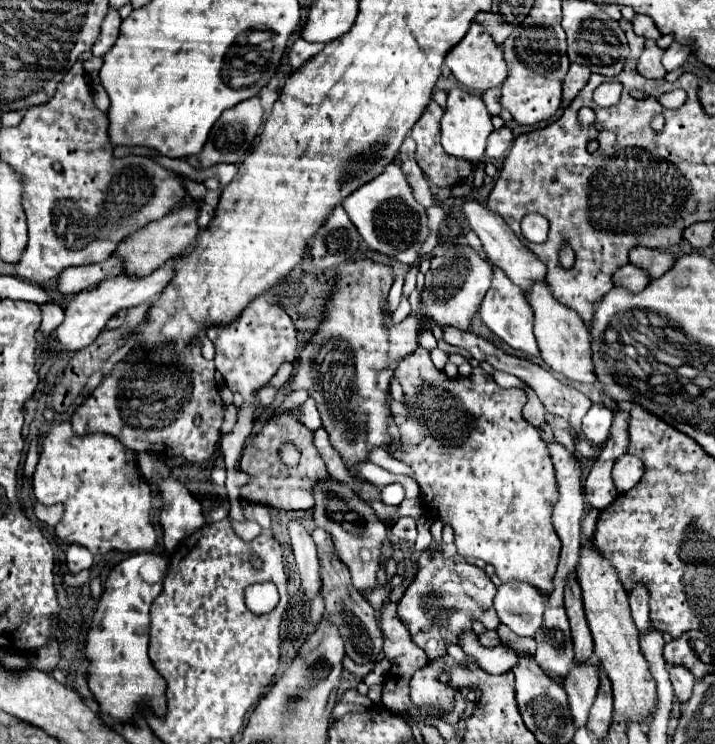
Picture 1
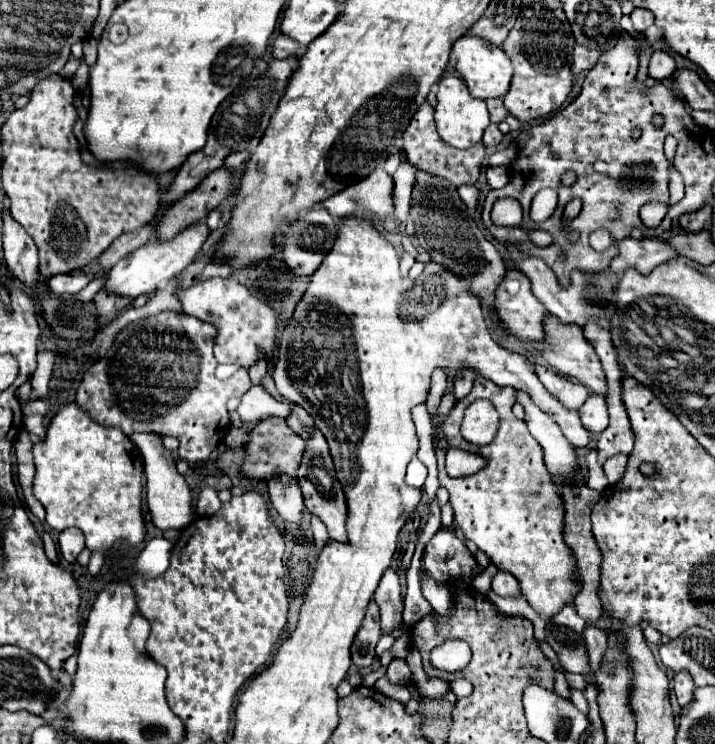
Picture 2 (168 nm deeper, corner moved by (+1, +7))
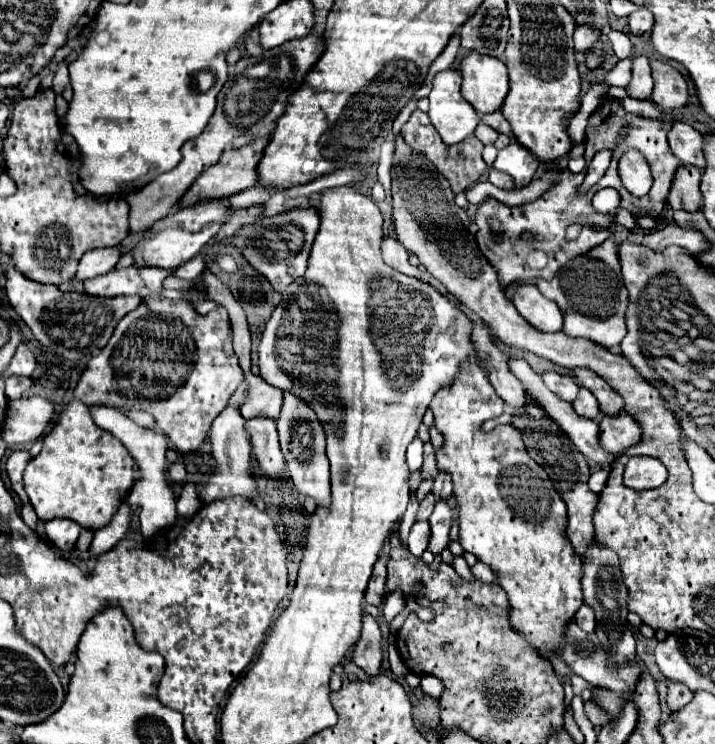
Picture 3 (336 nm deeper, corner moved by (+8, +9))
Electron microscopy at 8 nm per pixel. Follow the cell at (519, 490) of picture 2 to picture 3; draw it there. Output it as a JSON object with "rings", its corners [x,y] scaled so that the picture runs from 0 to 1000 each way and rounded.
{"rings":[[[656,487],[650,492],[645,492],[639,508],[634,511],[634,515],[627,520],[618,522],[607,531],[600,548],[604,551],[608,573],[614,581],[620,581],[622,586],[622,597],[617,605],[611,605],[611,624],[614,624],[614,632],[622,632],[631,637],[634,642],[634,661],[636,661],[636,669],[639,669],[639,683],[642,683],[642,699],[645,699],[645,712],[642,712],[642,728],[648,734],[650,742],[659,742],[670,750],[670,755],[681,758],[690,772],[695,774],[695,785],[709,796],[709,804],[712,804],[712,836],[717,839],[717,844],[748,871],[748,876],[757,882],[757,884],[771,884],[771,882],[779,882],[782,879],[782,871],[787,866],[787,849],[790,849],[790,841],[801,833],[804,823],[810,820],[810,815],[815,812],[815,796],[813,796],[813,747],[801,739],[801,734],[796,731],[796,723],[790,720],[790,704],[793,704],[793,683],[790,683],[790,675],[785,672],[785,667],[779,667],[768,640],[759,634],[759,629],[740,616],[737,605],[734,605],[734,597],[729,591],[729,581],[723,581],[723,575],[717,573],[695,573],[690,575],[690,581],[673,581],[673,570],[684,562],[695,562],[698,556],[703,556],[703,538],[695,532],[695,527],[690,527],[690,519],[684,516],[681,505],[678,505],[678,497],[667,489],[667,487]]]}

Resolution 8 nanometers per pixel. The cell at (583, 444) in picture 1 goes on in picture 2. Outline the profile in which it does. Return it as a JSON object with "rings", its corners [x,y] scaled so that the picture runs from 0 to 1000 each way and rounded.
{"rings":[[[825,602],[822,610],[820,610],[820,624],[822,624],[822,634],[825,634],[822,653],[828,653],[831,659],[842,661],[842,659],[850,653],[850,645],[848,645],[848,640],[845,640],[842,626],[839,626],[836,618],[834,618],[834,610],[836,610],[836,608],[834,608],[831,602]]]}

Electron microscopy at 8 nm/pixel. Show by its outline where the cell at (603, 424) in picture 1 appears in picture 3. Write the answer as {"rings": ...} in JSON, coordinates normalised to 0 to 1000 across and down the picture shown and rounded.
{"rings":[[[813,522],[804,540],[801,540],[801,548],[807,556],[818,559],[818,562],[838,562],[838,543],[835,543],[835,535],[821,524],[821,522]]]}

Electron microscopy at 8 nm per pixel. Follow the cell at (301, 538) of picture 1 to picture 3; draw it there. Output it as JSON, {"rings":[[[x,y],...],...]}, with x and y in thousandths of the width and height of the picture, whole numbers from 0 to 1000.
{"rings":[[[365,556],[351,565],[345,565],[345,578],[351,586],[351,599],[354,599],[354,613],[362,621],[362,629],[379,640],[387,642],[396,634],[396,610],[390,602],[387,591],[387,578],[385,578],[385,565]]]}

